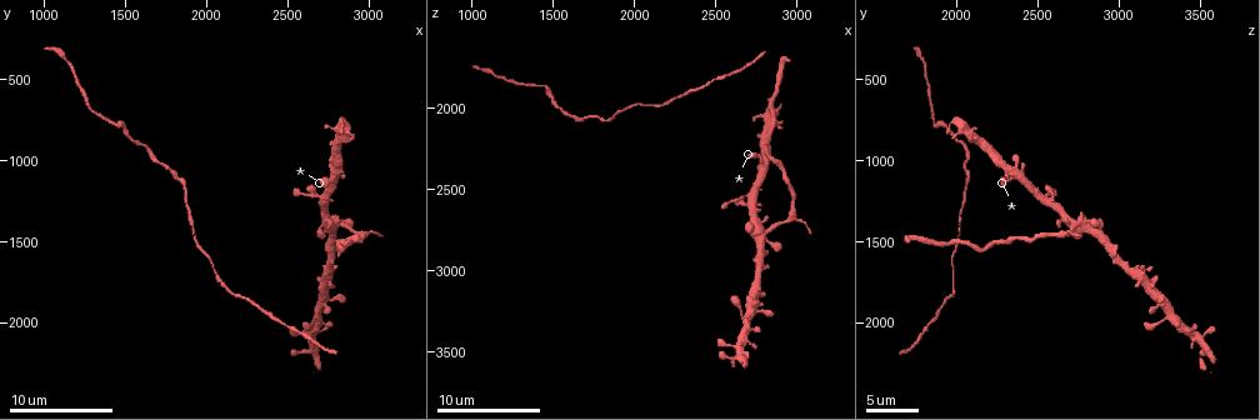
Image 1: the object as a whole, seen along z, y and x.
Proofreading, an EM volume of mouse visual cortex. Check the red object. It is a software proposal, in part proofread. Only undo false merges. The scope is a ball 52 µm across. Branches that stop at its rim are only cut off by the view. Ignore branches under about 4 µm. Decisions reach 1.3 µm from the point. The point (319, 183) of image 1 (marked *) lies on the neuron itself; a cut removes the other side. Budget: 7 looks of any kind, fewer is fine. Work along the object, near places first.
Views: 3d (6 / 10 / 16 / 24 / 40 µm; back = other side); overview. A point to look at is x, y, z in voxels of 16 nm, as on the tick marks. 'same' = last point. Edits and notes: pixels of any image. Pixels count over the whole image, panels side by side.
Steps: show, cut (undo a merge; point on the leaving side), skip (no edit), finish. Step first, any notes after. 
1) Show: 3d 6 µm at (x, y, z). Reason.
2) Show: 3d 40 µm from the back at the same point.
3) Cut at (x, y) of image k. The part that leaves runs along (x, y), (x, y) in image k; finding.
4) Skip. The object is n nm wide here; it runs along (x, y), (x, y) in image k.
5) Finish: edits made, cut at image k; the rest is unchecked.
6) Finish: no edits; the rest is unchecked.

Show: 3d 16 µm at (2820, 1380, 2760). A fork.

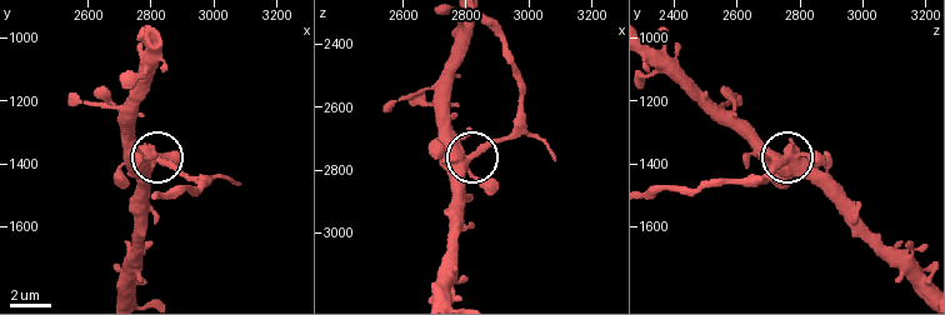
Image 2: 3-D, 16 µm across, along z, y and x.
Cut at (185, 174) of image 2. The part that leaves runs along (480, 153), (509, 133), (519, 108), (506, 41), (489, 21) in image 2; two neurons meet here.

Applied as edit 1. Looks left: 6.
Show: 3d 10 µm at (1720, 1020, 2060). A narrow waist.

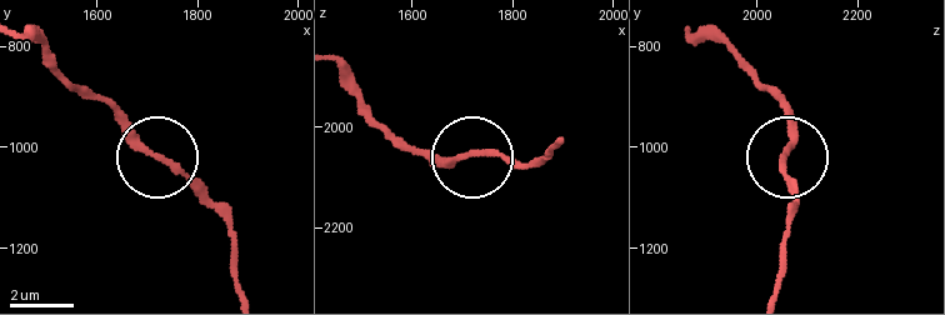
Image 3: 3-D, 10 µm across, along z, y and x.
Skip. Continuous, no second neuron.

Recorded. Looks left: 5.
Finish: edits made, cut at image 2; the rest is unchecked.

